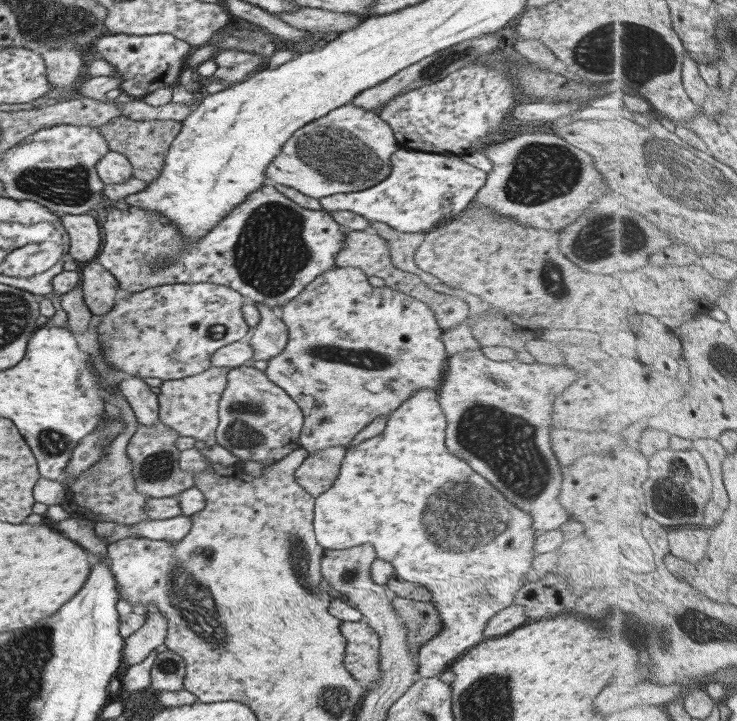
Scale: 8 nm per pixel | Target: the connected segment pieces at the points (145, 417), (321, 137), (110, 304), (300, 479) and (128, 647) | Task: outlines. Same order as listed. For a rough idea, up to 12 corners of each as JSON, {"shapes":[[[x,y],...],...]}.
{"shapes":[[[126,375],[120,393],[142,426],[160,423],[157,394]],[[350,102],[294,131],[266,178],[315,199],[366,190],[398,149]],[[100,263],[82,269],[92,315],[115,306],[119,282]],[[347,447],[310,454],[294,471],[313,497],[337,479]],[[160,611],[148,615],[125,638],[124,660],[142,662],[165,643],[168,619]]]}

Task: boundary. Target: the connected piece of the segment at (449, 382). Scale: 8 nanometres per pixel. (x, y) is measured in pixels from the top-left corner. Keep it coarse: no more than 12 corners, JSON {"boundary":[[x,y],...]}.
{"boundary":[[448,360],[446,448],[532,517],[570,520],[550,440],[568,366]]}

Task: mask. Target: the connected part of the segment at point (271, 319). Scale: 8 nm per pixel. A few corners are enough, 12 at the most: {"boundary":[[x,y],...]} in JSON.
{"boundary":[[255,304],[260,323],[248,335],[253,361],[270,361],[288,342],[278,310]]}

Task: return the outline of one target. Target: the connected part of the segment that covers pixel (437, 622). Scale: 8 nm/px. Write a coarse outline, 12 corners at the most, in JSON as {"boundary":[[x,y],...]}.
{"boundary":[[392,596],[408,629],[410,653],[440,633],[440,614],[431,601]]}

